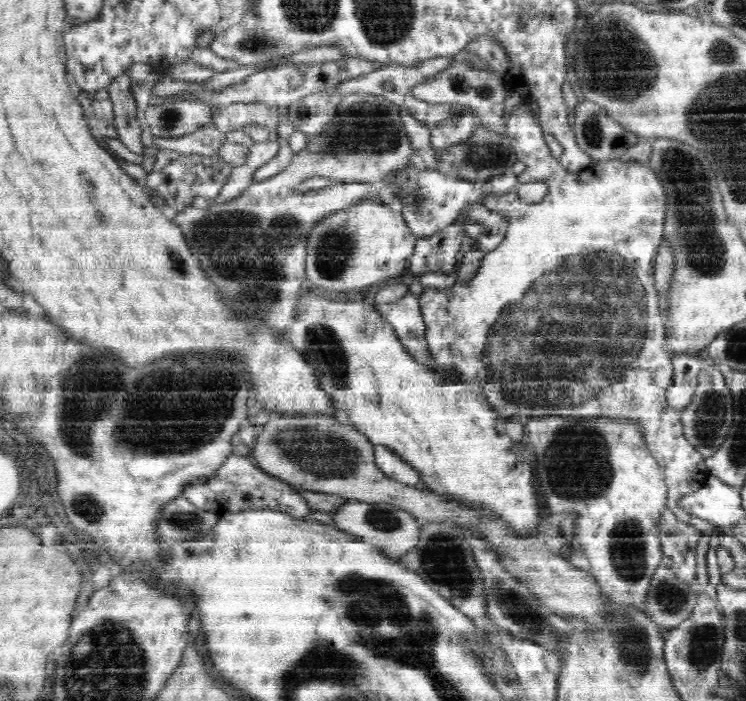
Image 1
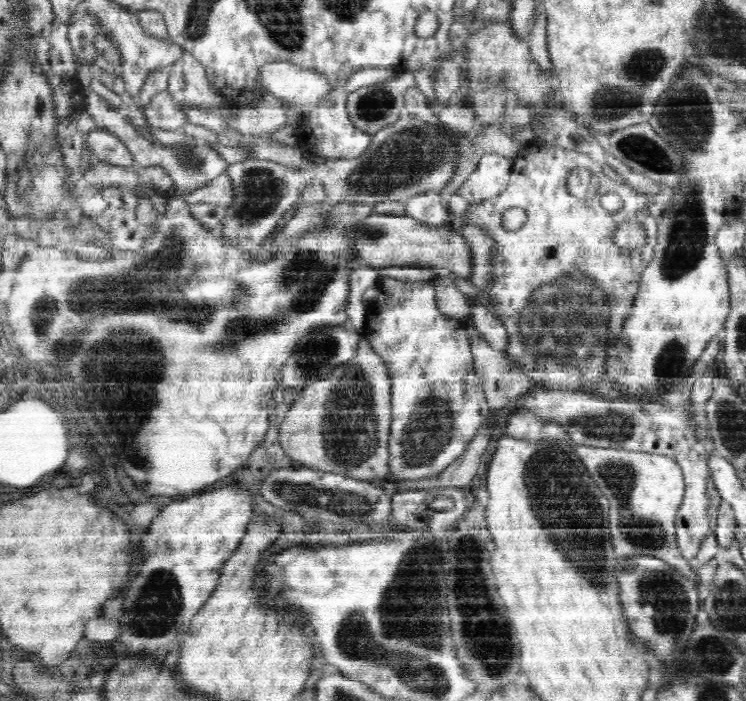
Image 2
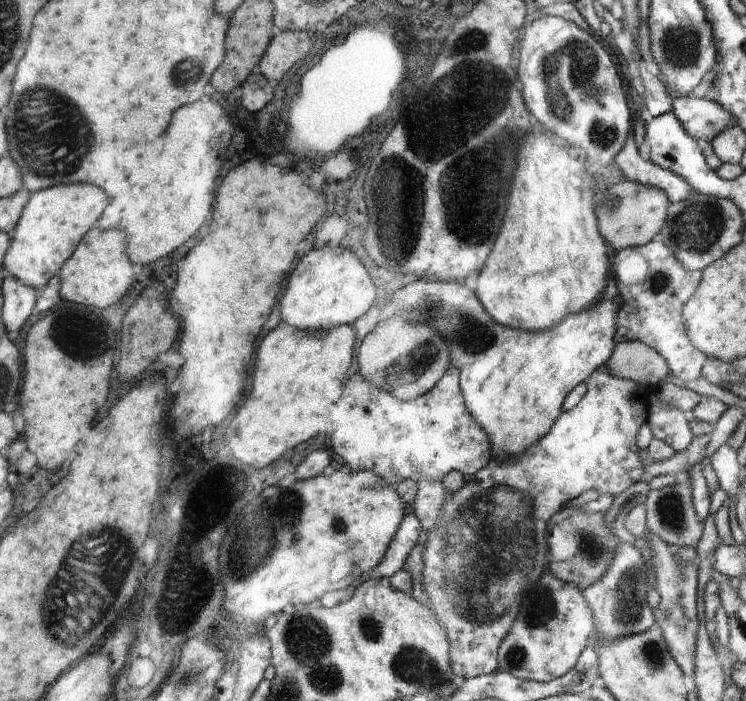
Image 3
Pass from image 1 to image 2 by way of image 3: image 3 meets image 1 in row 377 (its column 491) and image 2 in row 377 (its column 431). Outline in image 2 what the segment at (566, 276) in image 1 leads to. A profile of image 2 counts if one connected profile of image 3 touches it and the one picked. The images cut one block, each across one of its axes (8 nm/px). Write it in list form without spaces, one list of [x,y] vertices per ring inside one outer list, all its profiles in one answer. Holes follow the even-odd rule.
[[[537,138],[536,140],[533,140],[530,144],[524,144],[524,148],[521,148],[518,151],[517,156],[513,159],[512,174],[510,177],[510,182],[507,184],[507,187],[504,189],[504,192],[502,192],[502,194],[499,194],[498,196],[494,196],[494,198],[488,198],[488,200],[482,200],[482,202],[471,203],[471,208],[467,211],[467,214],[464,220],[462,221],[462,223],[468,226],[476,226],[477,228],[481,228],[481,230],[485,230],[485,234],[487,234],[487,236],[489,236],[489,238],[491,238],[491,240],[493,240],[493,242],[495,243],[494,258],[492,258],[494,259],[494,264],[492,264],[494,265],[493,282],[491,283],[490,287],[484,288],[484,291],[483,291],[484,302],[490,307],[490,310],[493,311],[496,317],[502,319],[502,323],[504,323],[504,327],[508,329],[509,346],[504,350],[505,354],[508,356],[508,359],[512,359],[512,361],[518,361],[518,365],[522,367],[522,371],[524,371],[524,375],[528,375],[528,377],[530,377],[530,380],[532,380],[533,385],[539,384],[539,386],[544,386],[544,388],[550,389],[550,390],[561,390],[561,391],[578,390],[582,392],[588,392],[593,395],[600,395],[601,397],[608,397],[609,395],[611,395],[611,392],[610,392],[610,390],[612,389],[611,381],[606,379],[607,374],[605,371],[605,358],[608,356],[608,348],[610,346],[610,340],[612,340],[612,338],[614,337],[617,337],[621,333],[622,325],[624,324],[626,317],[629,315],[629,311],[632,308],[633,300],[635,299],[637,289],[639,288],[641,275],[643,274],[646,266],[650,264],[650,261],[652,260],[652,258],[654,258],[654,251],[655,251],[655,247],[657,246],[658,230],[651,224],[652,217],[648,209],[648,201],[646,201],[646,197],[647,195],[643,195],[643,194],[640,194],[639,192],[636,192],[630,185],[627,185],[625,182],[623,184],[619,181],[610,179],[609,177],[604,175],[604,173],[602,173],[602,167],[600,167],[599,164],[595,163],[595,160],[593,157],[584,156],[584,154],[576,152],[576,151],[564,150],[563,148],[560,148],[558,146],[552,146],[552,145],[546,144],[541,138],[540,139]],[[576,168],[588,168],[588,170],[592,174],[595,174],[596,178],[598,178],[599,187],[594,197],[590,197],[588,199],[580,199],[579,197],[575,197],[574,195],[572,195],[571,192],[568,192],[568,189],[566,189],[566,180],[568,180],[568,176],[570,176],[570,172],[572,172],[572,170],[576,170]],[[607,193],[618,194],[618,196],[622,198],[623,206],[617,212],[614,212],[614,213],[608,212],[608,210],[605,210],[600,204],[600,199],[602,198],[602,196],[604,196],[604,194],[607,194]],[[510,208],[522,208],[527,213],[527,220],[526,222],[524,222],[524,225],[519,230],[510,231],[510,230],[504,230],[504,228],[502,228],[502,214],[504,214],[506,210],[510,210]],[[639,218],[643,220],[643,223],[645,225],[651,224],[649,227],[646,228],[646,235],[647,235],[646,243],[642,247],[639,247],[636,249],[620,249],[616,247],[616,245],[614,245],[614,231],[618,230],[618,226],[620,226],[622,222],[632,222]]]

